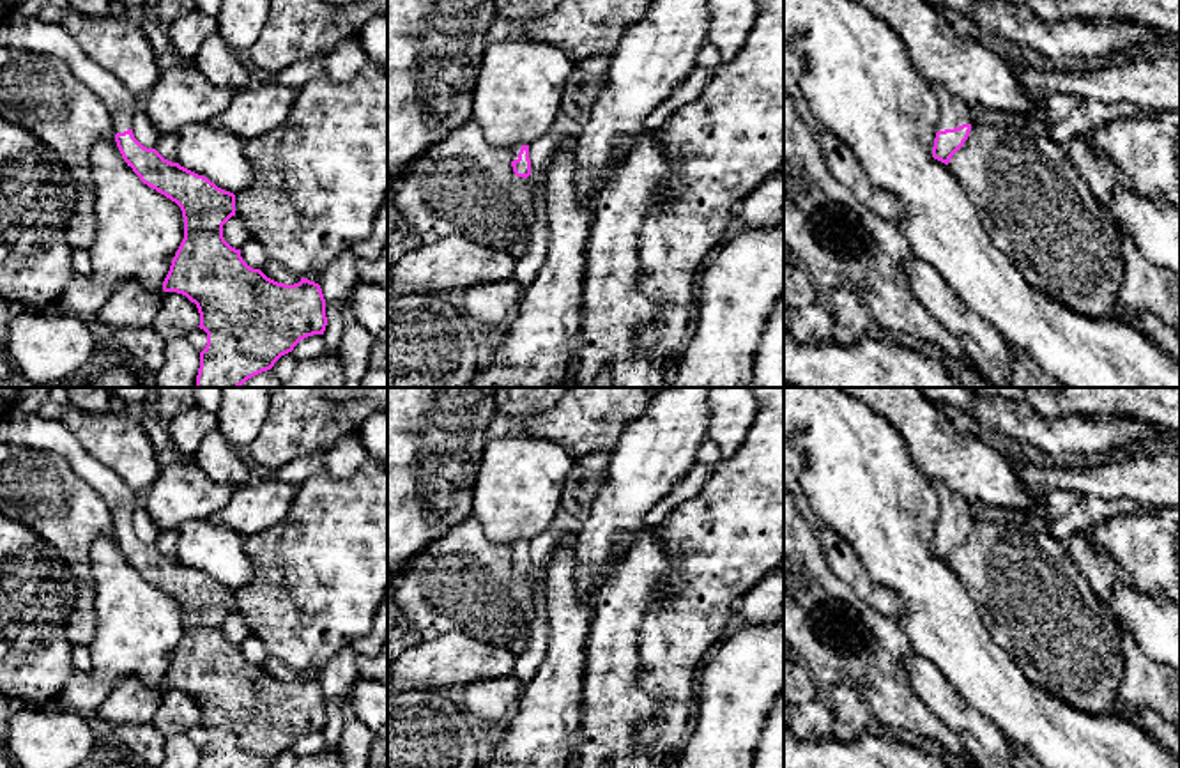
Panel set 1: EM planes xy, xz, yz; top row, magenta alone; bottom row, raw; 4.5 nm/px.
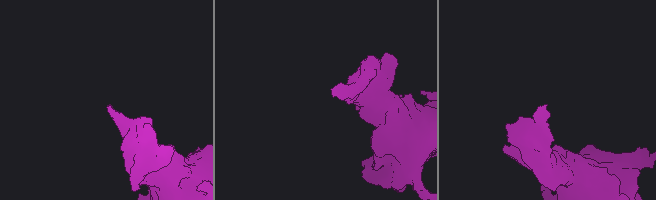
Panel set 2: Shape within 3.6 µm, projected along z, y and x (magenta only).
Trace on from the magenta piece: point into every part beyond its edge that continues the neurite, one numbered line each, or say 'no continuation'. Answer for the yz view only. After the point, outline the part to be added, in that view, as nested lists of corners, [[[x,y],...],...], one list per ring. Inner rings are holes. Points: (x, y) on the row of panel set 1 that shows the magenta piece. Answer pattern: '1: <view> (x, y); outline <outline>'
1: yz (954, 112); outline [[[934,85],[932,88],[939,103],[938,131],[954,129],[962,124],[971,124],[971,110],[964,101],[950,96],[941,85]]]

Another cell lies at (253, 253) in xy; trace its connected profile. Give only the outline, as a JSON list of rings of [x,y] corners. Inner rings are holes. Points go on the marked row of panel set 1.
[[[249,239],[241,248],[241,257],[253,269],[262,269],[267,262],[265,248],[257,239]]]

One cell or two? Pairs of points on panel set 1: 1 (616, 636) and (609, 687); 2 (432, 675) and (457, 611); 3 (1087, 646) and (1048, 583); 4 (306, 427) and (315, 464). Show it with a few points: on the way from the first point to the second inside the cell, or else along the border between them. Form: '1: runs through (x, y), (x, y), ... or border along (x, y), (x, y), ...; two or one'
1: runs through (616, 648), (616, 671), (612, 675); one
2: border along (421, 636), (466, 632), (489, 643); two
3: runs through (1071, 630), (1048, 607), (1048, 599); one
4: border along (322, 453), (310, 452), (299, 455), (276, 471); two

